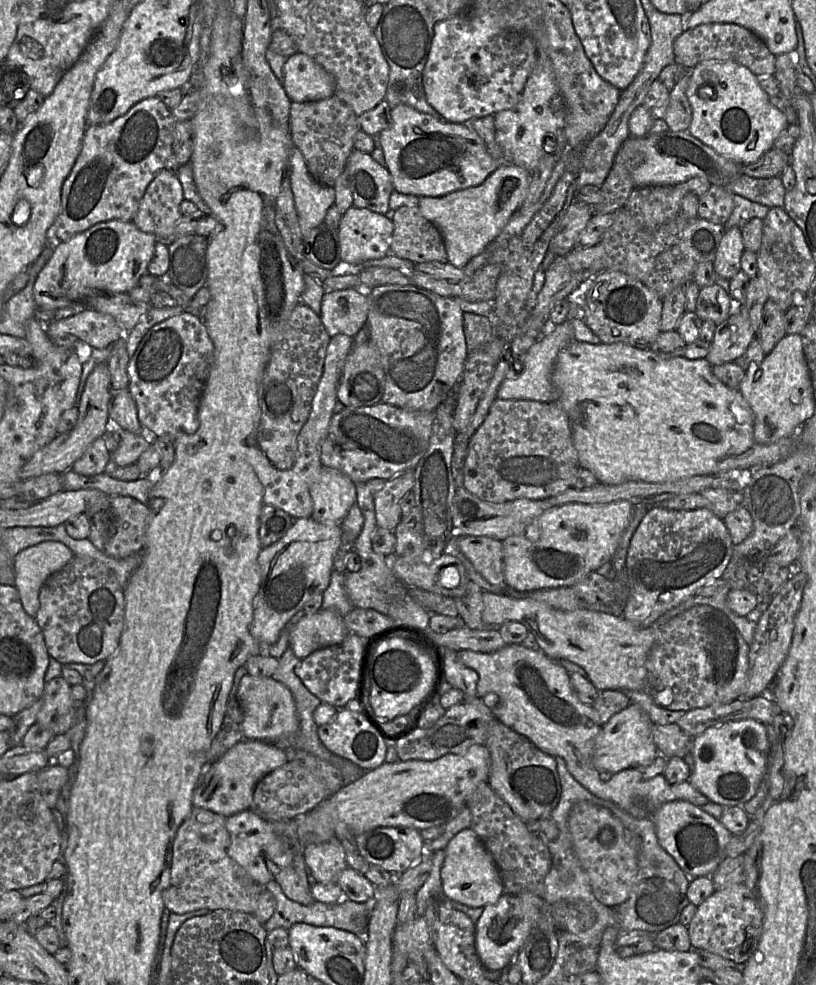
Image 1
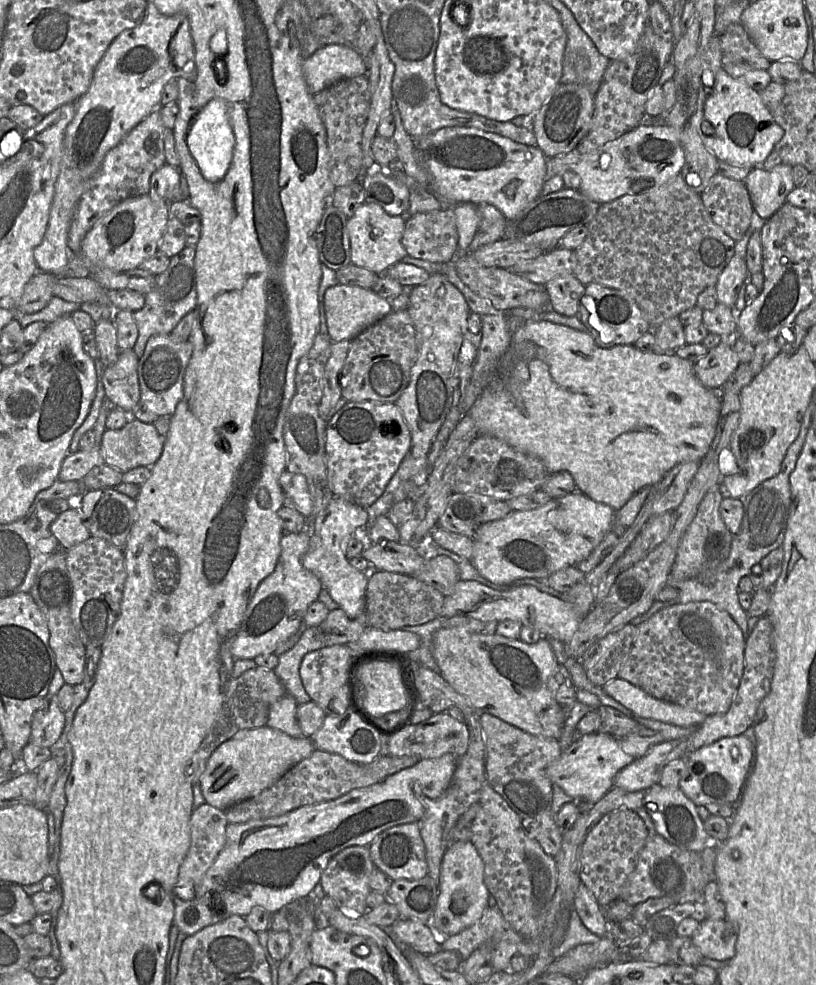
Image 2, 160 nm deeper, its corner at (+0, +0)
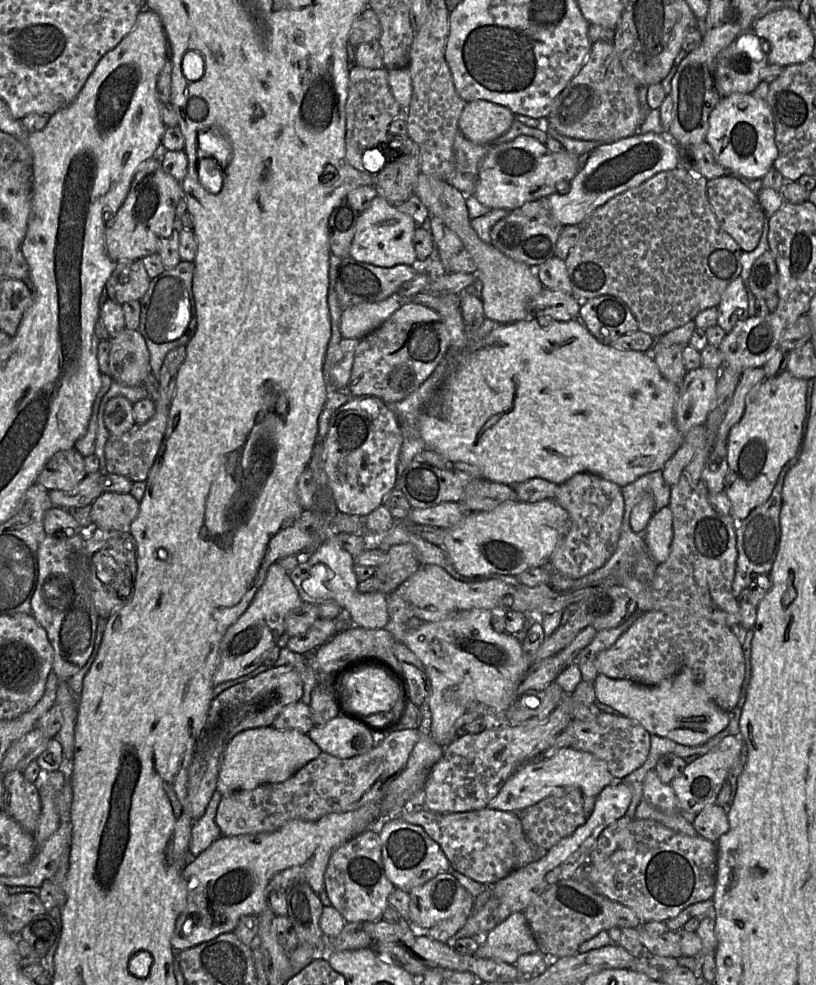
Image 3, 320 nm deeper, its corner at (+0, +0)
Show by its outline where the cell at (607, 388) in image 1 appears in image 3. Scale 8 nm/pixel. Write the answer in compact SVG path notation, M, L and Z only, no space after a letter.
M531 315L524 320L500 324L479 340L469 340L462 347L450 347L443 360L446 360L443 381L419 416L420 436L426 444L426 449L431 449L452 462L478 467L480 476L489 481L516 485L533 478L543 478L560 485L573 475L586 472L598 475L622 488L645 474L662 470L684 442L685 436L677 429L674 418L679 385L663 377L649 352L620 350L599 341L579 319L557 321L551 317Z

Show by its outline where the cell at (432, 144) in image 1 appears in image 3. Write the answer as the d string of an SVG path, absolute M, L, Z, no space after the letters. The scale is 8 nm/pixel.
M526 135L506 143L492 143L479 164L479 177L473 195L490 209L511 211L554 193L566 193L589 154L578 156L566 150L554 153L546 144Z

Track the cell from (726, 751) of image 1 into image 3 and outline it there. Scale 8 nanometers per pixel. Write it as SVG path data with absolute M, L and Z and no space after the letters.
M740 735L725 737L710 752L687 764L681 775L669 783L678 799L680 812L700 813L707 806L716 804L719 791L727 782L729 772L739 760L742 745L743 740Z

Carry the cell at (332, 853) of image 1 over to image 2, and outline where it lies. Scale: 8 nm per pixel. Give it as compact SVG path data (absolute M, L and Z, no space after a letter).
M350 846L340 851L329 861L319 883L325 895L333 899L336 907L346 917L356 919L363 916L368 910L366 899L371 891L369 879L375 868L368 846Z

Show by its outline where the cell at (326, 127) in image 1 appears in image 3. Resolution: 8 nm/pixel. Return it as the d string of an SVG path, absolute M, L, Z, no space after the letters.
M357 65L350 68L345 113L346 158L352 167L371 175L362 160L365 151L376 147L382 149L390 123L402 115L402 109L391 92L385 68L369 69Z

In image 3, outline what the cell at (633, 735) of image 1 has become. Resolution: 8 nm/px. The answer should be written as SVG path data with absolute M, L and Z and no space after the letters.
M572 746L562 748L551 757L539 757L521 766L501 787L487 808L519 813L542 799L579 790L583 796L596 797L601 790L615 781L607 764L593 754Z

